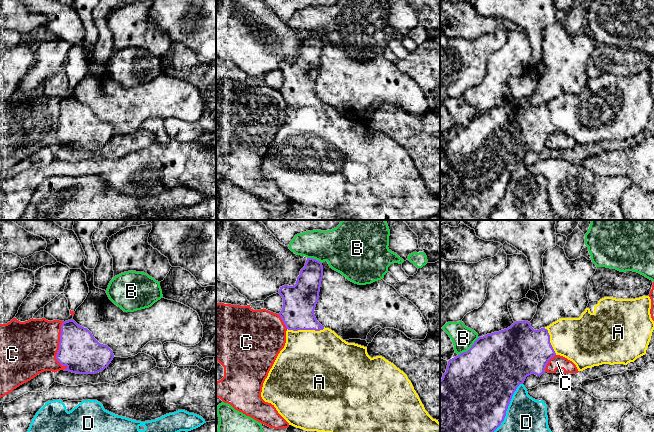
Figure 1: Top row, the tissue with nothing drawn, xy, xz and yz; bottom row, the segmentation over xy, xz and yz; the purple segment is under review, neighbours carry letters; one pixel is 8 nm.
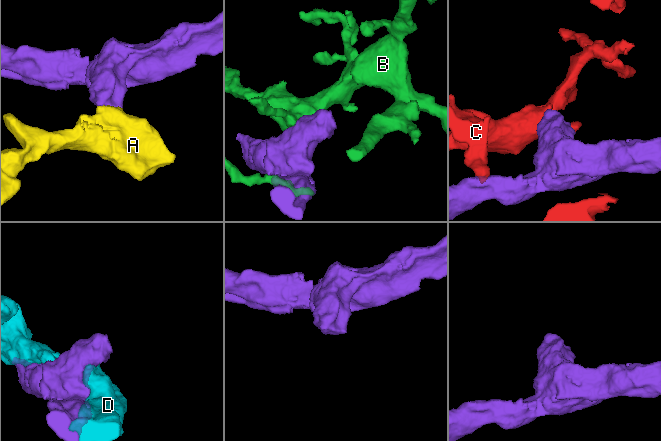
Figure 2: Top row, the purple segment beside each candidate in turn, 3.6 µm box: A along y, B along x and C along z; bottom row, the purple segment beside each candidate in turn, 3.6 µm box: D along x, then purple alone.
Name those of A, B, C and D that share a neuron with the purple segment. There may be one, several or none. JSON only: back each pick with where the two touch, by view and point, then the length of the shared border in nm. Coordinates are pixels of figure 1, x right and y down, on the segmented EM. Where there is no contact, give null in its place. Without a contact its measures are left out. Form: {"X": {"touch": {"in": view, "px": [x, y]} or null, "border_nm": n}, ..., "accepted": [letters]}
{"A": {"touch": {"in": "xz", "px": [305, 329]}, "border_nm": 300}, "accepted": ["A"]}

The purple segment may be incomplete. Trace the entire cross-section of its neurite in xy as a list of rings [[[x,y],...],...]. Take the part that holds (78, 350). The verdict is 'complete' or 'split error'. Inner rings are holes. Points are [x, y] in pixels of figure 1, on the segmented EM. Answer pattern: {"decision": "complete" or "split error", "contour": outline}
{"decision": "complete", "contour": [[[73,319],[62,323],[56,359],[67,367],[64,371],[95,374],[107,368],[113,358],[113,351],[100,344],[87,328]]]}

